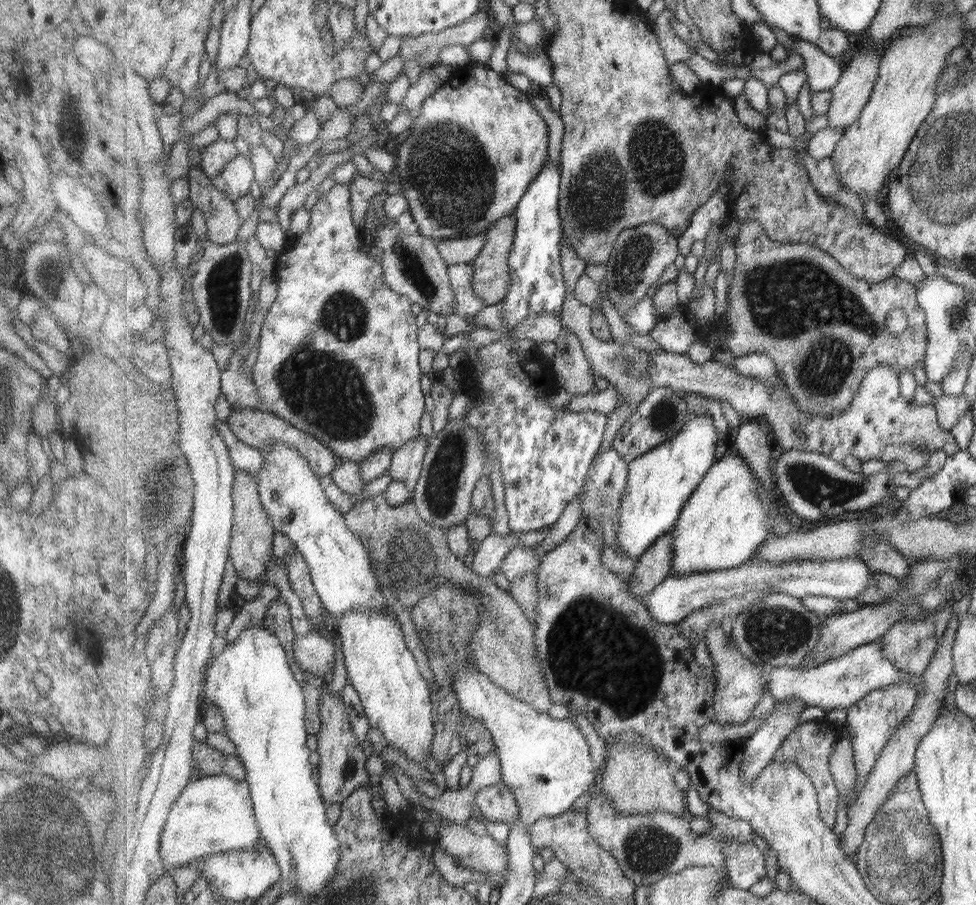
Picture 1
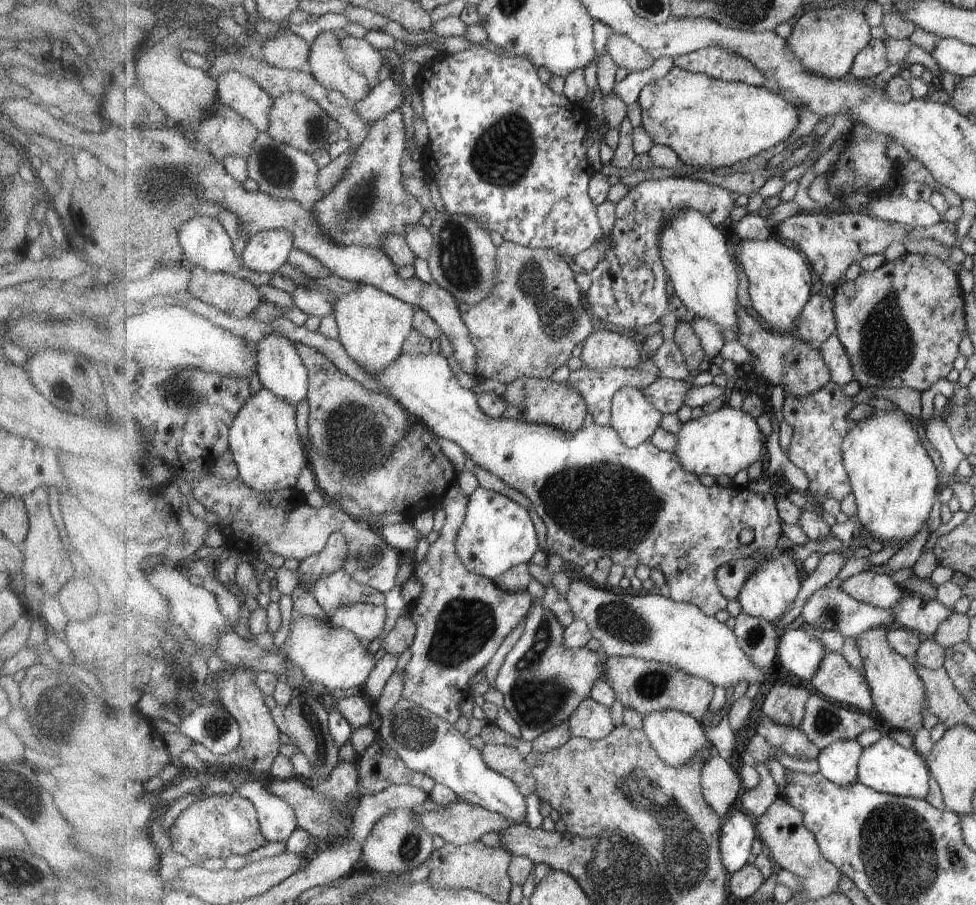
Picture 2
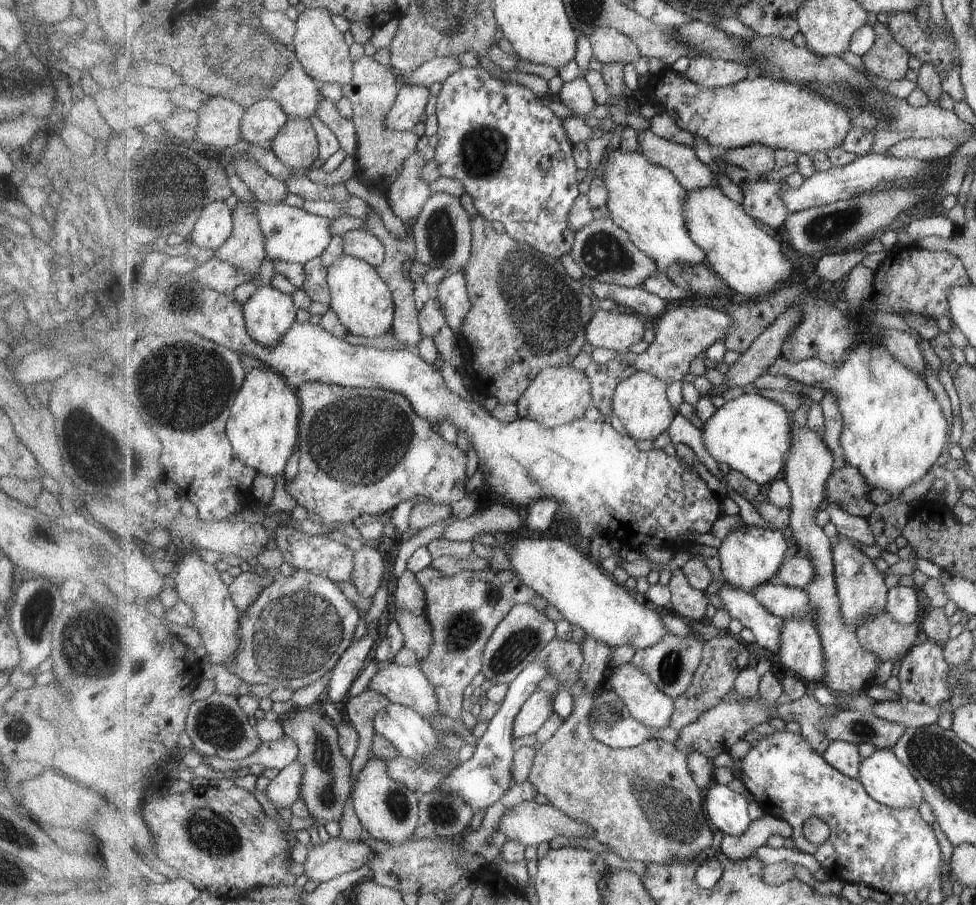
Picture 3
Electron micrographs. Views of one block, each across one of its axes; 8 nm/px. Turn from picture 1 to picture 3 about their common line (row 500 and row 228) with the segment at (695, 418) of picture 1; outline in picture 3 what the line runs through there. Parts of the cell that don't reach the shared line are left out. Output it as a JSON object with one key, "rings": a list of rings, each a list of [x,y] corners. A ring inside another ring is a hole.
{"rings":[[[619,147],[615,150],[613,150],[606,159],[604,163],[604,181],[606,184],[606,187],[609,189],[609,198],[608,203],[606,204],[608,206],[608,209],[610,210],[610,217],[623,229],[626,230],[630,237],[632,238],[632,241],[643,251],[646,252],[648,255],[651,255],[653,257],[653,260],[657,262],[657,264],[660,266],[660,270],[663,270],[665,272],[667,267],[670,267],[674,264],[692,264],[692,265],[698,265],[703,264],[705,262],[706,252],[701,248],[698,244],[695,244],[695,241],[693,238],[691,238],[690,230],[687,228],[687,221],[685,216],[685,206],[686,206],[686,198],[688,195],[688,190],[679,182],[679,179],[670,171],[667,170],[664,166],[659,166],[656,164],[653,164],[645,156],[645,153],[643,152],[627,152],[625,150],[620,150]]]}

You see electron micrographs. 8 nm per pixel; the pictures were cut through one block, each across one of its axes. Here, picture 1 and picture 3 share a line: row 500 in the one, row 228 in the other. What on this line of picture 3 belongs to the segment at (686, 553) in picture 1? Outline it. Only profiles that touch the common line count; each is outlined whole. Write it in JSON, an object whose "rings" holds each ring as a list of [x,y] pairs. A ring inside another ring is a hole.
{"rings":[[[718,186],[688,191],[685,216],[691,238],[706,252],[707,264],[711,265],[711,268],[724,280],[732,292],[738,292],[754,300],[789,283],[787,278],[793,272],[793,266],[783,256],[783,248],[778,237],[769,236],[742,204],[731,200]]]}

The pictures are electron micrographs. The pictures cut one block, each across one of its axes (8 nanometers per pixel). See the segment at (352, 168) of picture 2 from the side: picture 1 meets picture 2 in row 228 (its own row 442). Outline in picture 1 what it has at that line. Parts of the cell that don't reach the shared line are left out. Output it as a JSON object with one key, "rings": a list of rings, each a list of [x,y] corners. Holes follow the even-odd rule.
{"rings":[[[348,184],[334,185],[318,199],[310,211],[309,228],[303,234],[293,237],[284,250],[277,254],[278,261],[274,278],[278,283],[278,295],[268,311],[266,319],[262,322],[259,347],[256,350],[258,359],[252,370],[253,382],[255,382],[257,392],[261,394],[263,402],[267,404],[265,407],[267,411],[287,419],[321,442],[327,443],[327,446],[330,446],[341,460],[363,462],[375,454],[374,452],[385,447],[393,449],[395,452],[400,446],[421,434],[421,416],[425,414],[426,394],[421,390],[421,376],[424,374],[419,366],[421,346],[418,342],[419,324],[415,320],[416,307],[408,296],[395,292],[386,283],[381,264],[373,260],[368,252],[361,250],[359,244],[362,243],[361,240],[366,233],[357,228],[351,218],[351,192],[349,192]],[[315,352],[321,352],[321,356],[335,358],[341,362],[319,362],[321,358],[315,356]]]}

